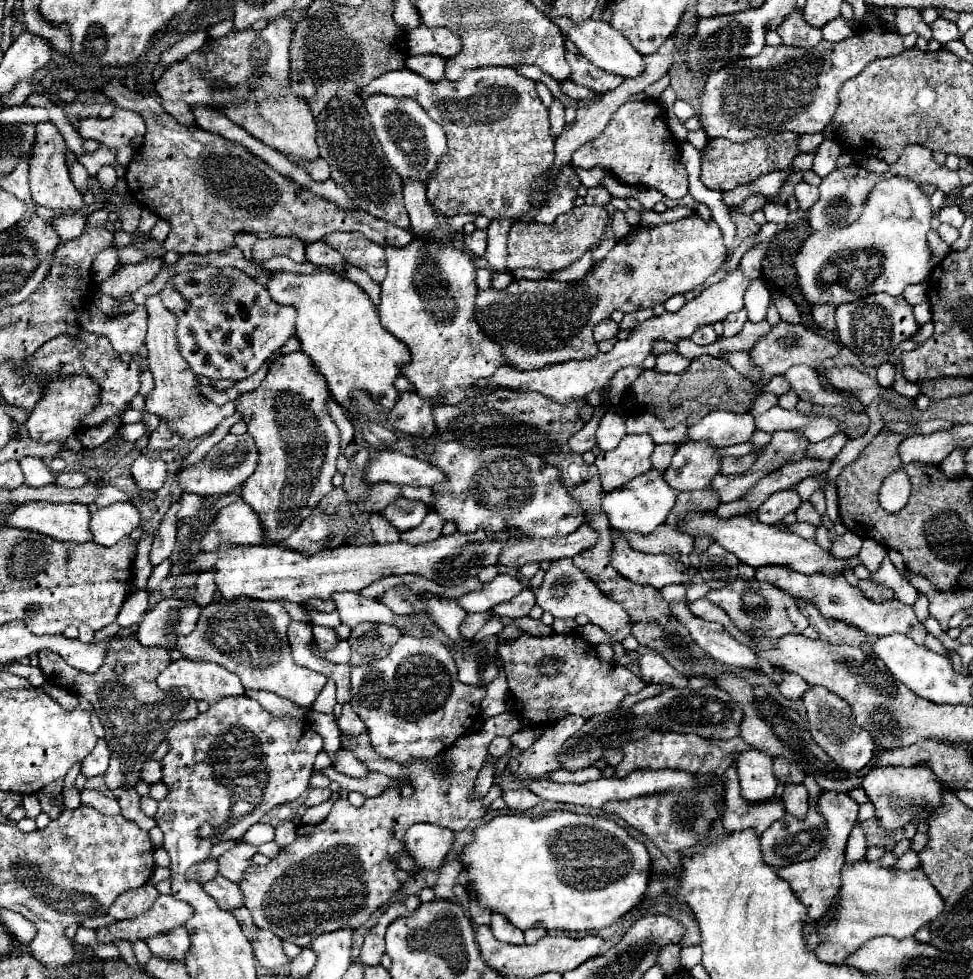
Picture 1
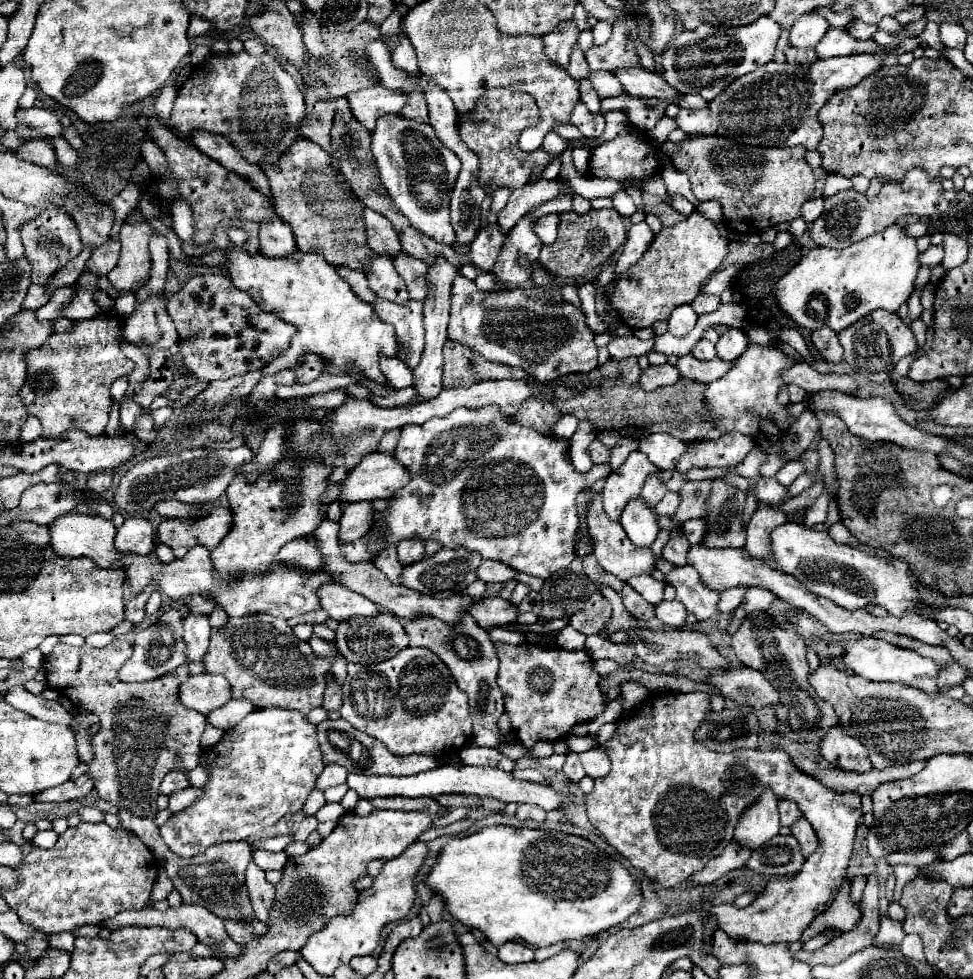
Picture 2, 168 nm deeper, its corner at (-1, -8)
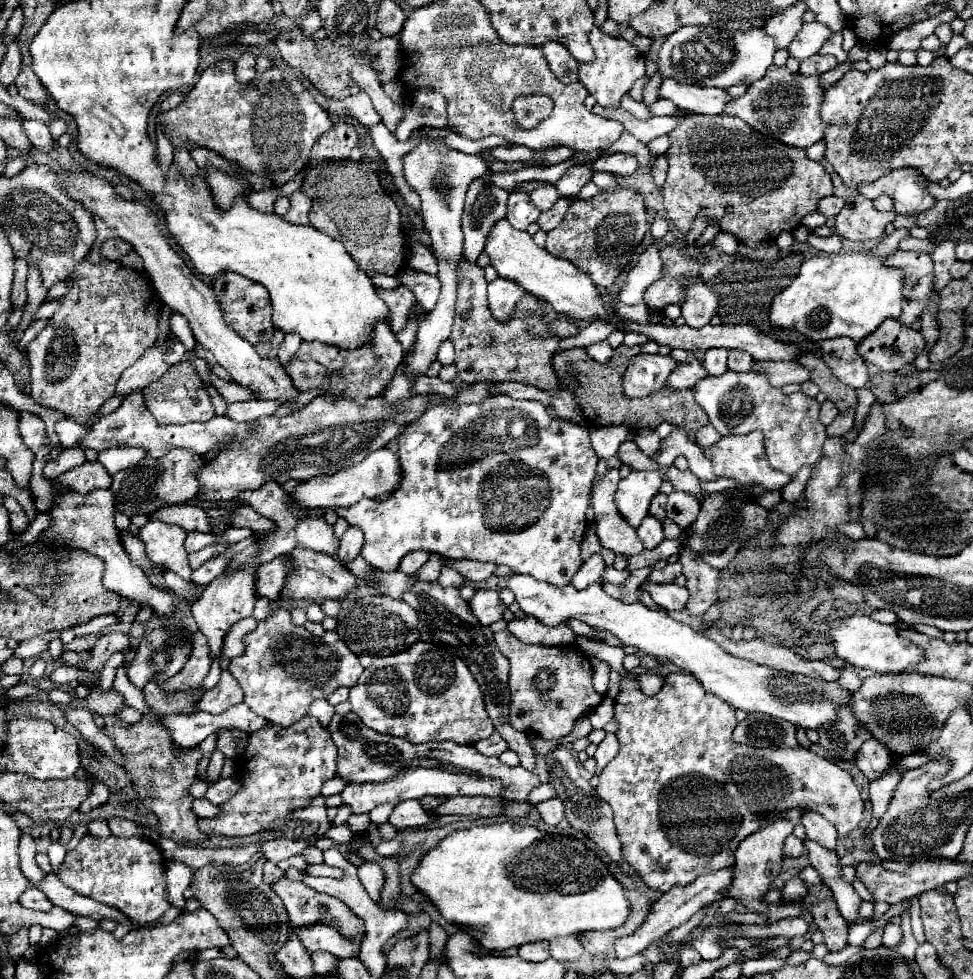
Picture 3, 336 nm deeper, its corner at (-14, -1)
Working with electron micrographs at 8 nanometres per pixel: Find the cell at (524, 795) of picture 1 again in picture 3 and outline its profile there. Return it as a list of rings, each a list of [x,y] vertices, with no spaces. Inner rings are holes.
[[[559,798],[537,804],[537,810],[539,810],[543,822],[549,824],[549,826],[557,826],[563,820],[563,814],[565,814],[565,806],[563,806],[563,802]]]

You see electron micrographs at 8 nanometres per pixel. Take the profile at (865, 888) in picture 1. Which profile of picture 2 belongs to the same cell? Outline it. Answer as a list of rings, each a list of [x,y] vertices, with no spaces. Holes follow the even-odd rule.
[[[888,915],[880,917],[880,929],[878,935],[874,937],[874,945],[878,947],[900,947],[902,939],[904,939],[904,921],[892,919]]]

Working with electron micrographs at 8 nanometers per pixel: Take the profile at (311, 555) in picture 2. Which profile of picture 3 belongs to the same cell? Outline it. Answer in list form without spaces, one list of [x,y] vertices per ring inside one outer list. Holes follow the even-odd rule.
[[[279,556],[277,560],[271,560],[267,564],[261,564],[257,570],[255,570],[255,596],[257,598],[271,598],[271,600],[277,600],[279,598],[279,592],[285,584],[285,576],[287,576],[289,568],[285,564],[285,556]]]

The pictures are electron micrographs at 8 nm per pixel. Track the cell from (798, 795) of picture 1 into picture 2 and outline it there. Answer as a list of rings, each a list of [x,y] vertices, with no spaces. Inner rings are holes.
[[[802,817],[802,819],[798,819],[798,823],[794,823],[794,827],[790,827],[790,829],[792,829],[792,835],[798,839],[798,843],[800,843],[800,847],[802,847],[804,857],[812,855],[814,849],[816,849],[816,845],[818,845],[818,837],[816,837],[814,829],[810,827],[810,821]]]

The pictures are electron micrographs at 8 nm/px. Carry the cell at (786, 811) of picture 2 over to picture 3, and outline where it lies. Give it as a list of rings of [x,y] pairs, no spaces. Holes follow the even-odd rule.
[[[805,812],[801,818],[801,824],[805,826],[809,840],[815,840],[817,844],[821,844],[827,850],[835,850],[837,832],[823,816],[819,816],[815,812]]]

